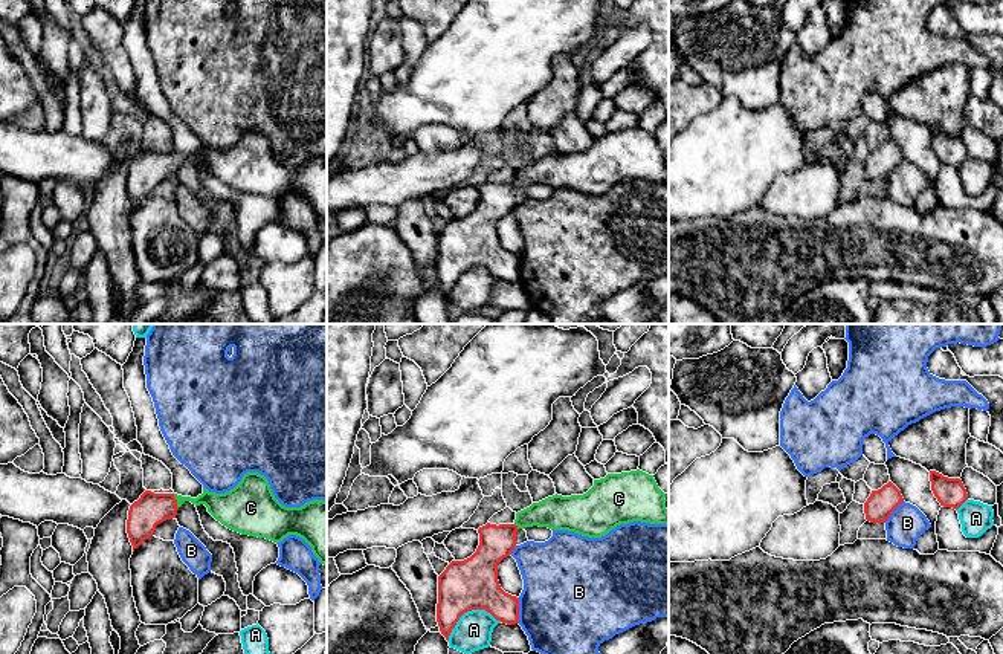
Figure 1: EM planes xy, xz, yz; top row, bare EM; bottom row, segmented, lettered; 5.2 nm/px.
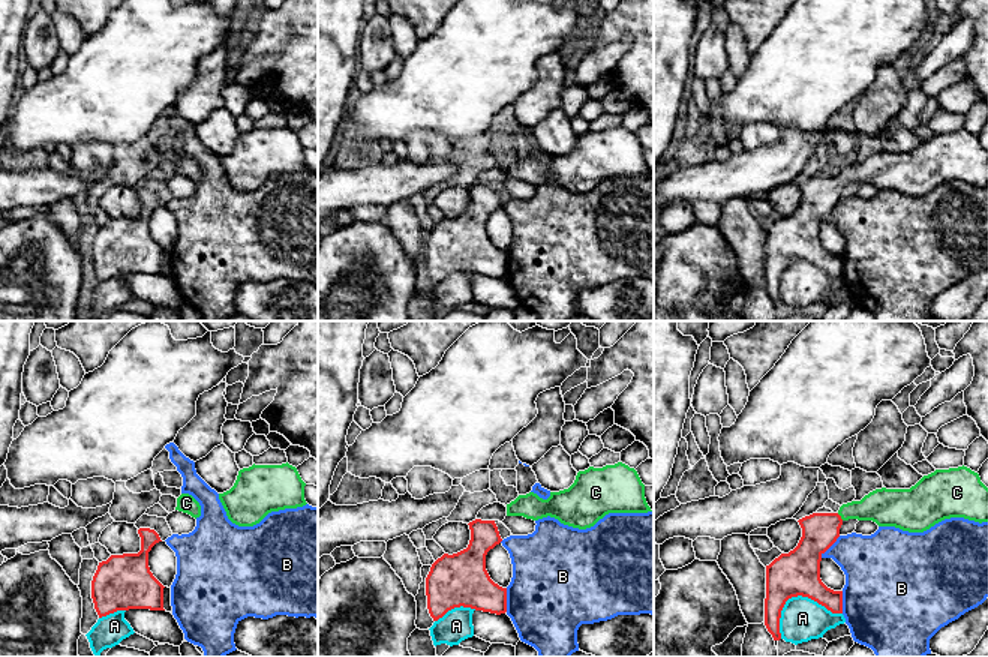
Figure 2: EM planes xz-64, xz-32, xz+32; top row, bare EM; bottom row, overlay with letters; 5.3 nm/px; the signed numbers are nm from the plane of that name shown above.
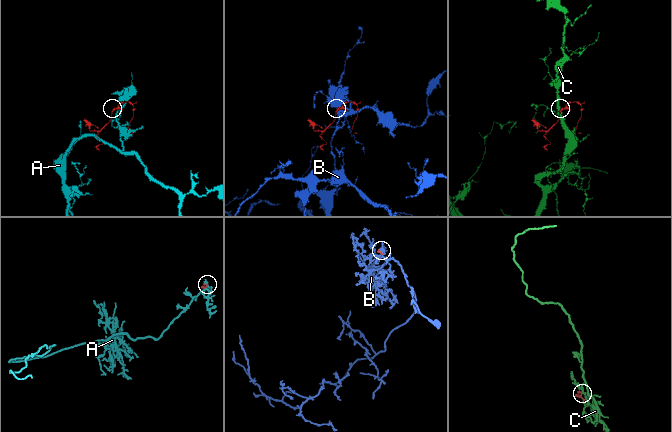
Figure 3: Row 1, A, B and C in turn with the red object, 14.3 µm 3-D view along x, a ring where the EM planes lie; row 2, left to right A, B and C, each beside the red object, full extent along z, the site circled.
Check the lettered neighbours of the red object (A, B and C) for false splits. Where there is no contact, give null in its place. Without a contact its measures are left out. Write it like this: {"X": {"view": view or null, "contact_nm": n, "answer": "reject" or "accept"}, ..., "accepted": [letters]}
{"A": {"view": "xz", "contact_nm": 300, "answer": "reject"}, "B": {"view": "xz", "contact_nm": 140, "answer": "reject"}, "C": {"view": "xy", "contact_nm": 80, "answer": "accept"}, "accepted": ["C"]}

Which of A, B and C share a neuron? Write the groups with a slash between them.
A / B / C

